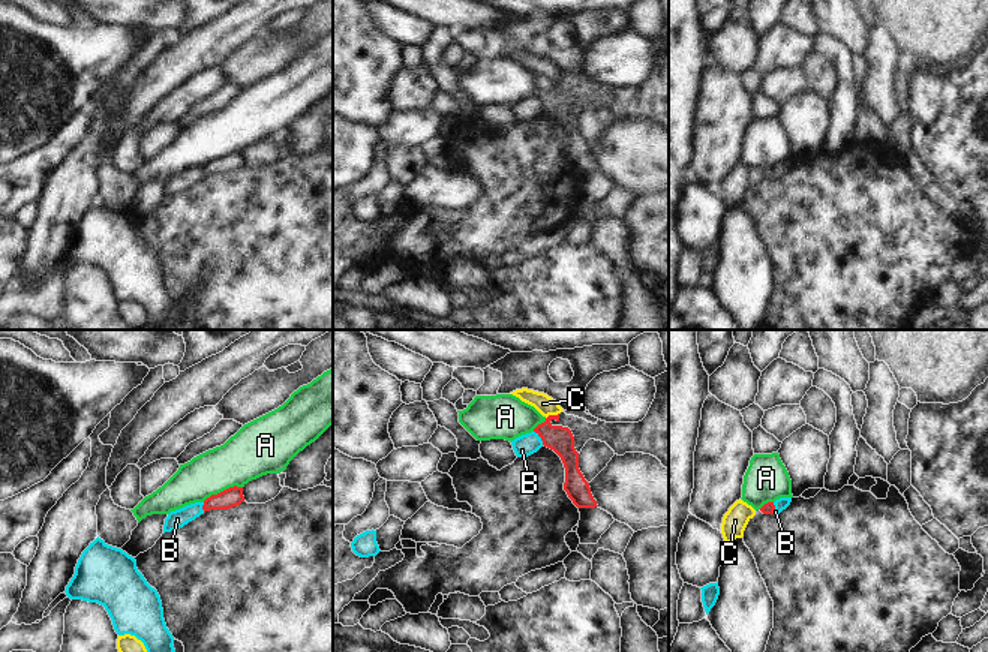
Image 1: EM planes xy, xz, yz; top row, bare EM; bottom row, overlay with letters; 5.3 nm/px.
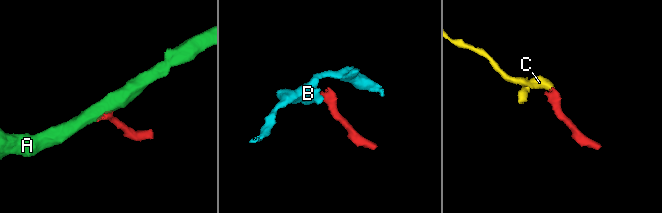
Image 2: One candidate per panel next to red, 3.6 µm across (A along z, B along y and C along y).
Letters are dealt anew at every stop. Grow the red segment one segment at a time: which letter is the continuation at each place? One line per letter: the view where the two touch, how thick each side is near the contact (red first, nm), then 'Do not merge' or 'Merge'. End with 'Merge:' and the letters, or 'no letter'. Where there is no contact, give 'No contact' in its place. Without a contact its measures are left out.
A: Touches red in xy. Thickness 110 nm (red) against 280 nm. Do not merge
B: Touches red in xz. Thickness 140 nm (red) against 120 nm. Do not merge
C: Touches red in xz. Thickness 140 nm (red) against 100 nm. Merge
Merge: C

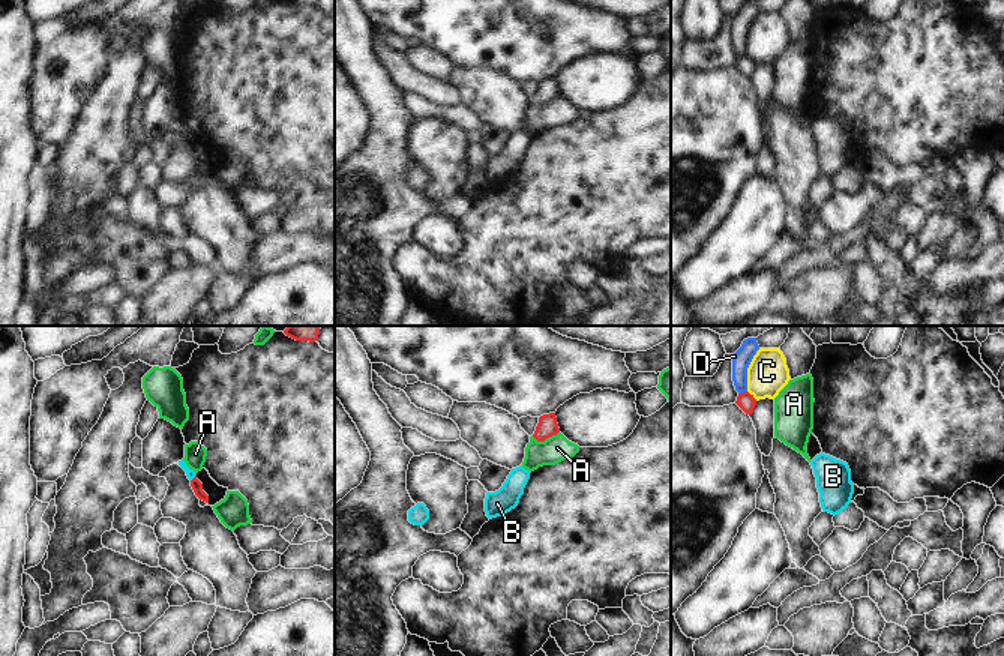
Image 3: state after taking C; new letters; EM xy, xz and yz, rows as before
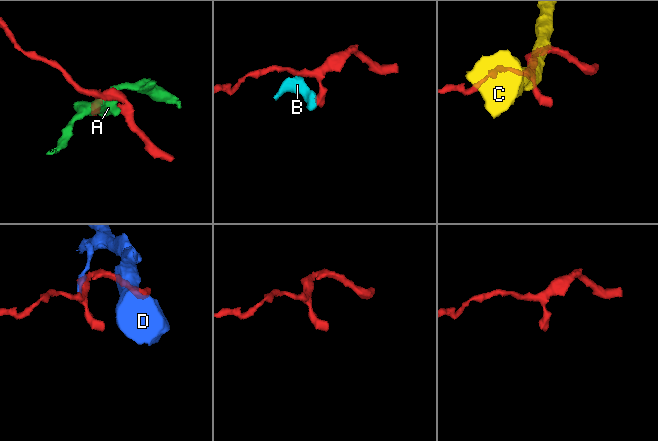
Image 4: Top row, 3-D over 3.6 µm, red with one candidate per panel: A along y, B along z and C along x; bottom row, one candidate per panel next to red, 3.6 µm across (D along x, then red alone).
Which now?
A: Touches red in xz. Thickness 110 nm (red) against 140 nm. Do not merge
B: Touches red in xy. Thickness 60 nm (red) against 50 nm. Do not merge
C: Touches red in yz. Thickness 90 nm (red) against 220 nm. Do not merge
D: Touches red in yz. Thickness 90 nm (red) against 100 nm. Do not merge
Merge: no letter

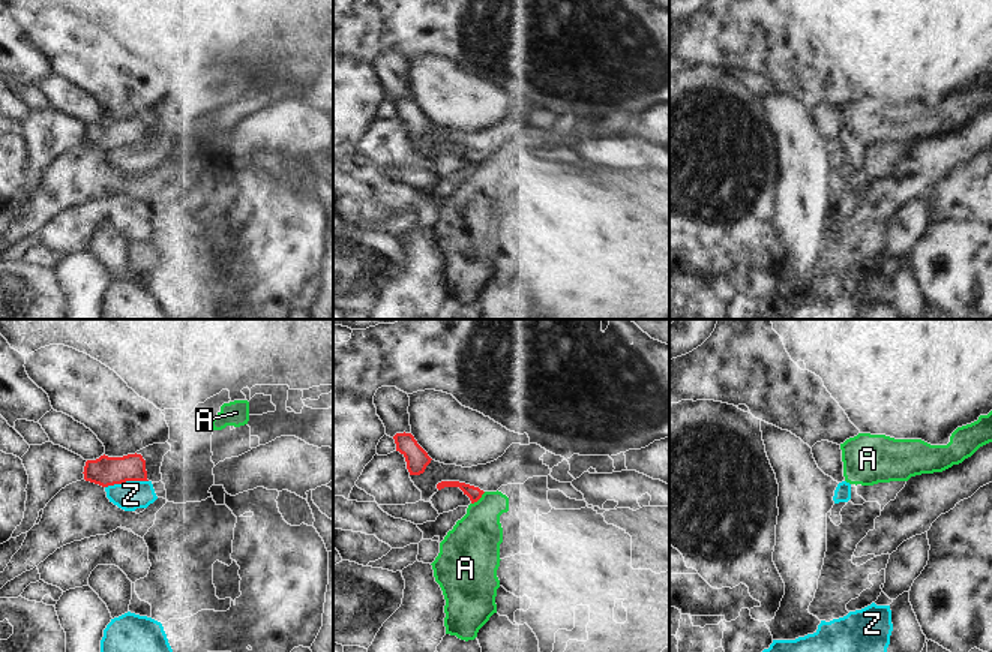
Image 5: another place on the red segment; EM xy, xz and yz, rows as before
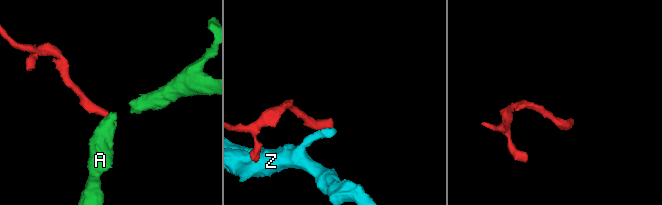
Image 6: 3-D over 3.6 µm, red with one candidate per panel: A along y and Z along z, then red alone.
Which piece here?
A: Touches red in xz. Thickness 80 nm (red) against 280 nm. Do not merge
Z: Touches red in xy. Thickness 160 nm (red) against 160 nm. Do not merge
Merge: no letter

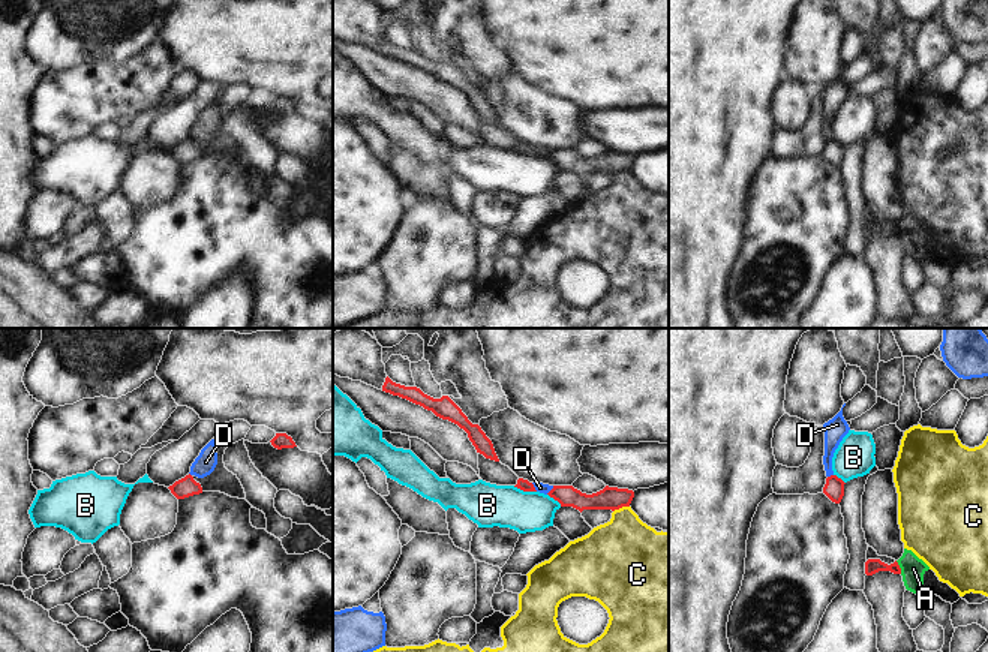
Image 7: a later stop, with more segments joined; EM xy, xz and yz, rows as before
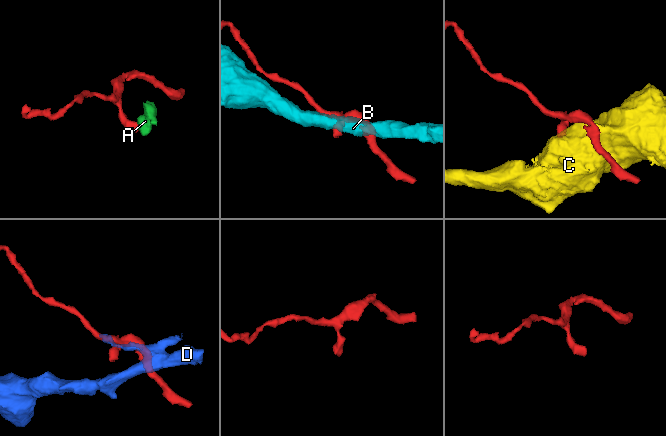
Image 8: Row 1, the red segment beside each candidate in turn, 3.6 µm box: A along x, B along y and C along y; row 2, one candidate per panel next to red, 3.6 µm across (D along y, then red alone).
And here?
A: Touches red in yz. Thickness 80 nm (red) against 130 nm. Do not merge
B: Touches red in xz. Thickness 60 nm (red) against 240 nm. Do not merge
C: Touches red in xz. Thickness 130 nm (red) against 380 nm. Do not merge
D: Touches red in xz. Thickness 60 nm (red) against 50 nm. Do not merge
Merge: no letter

